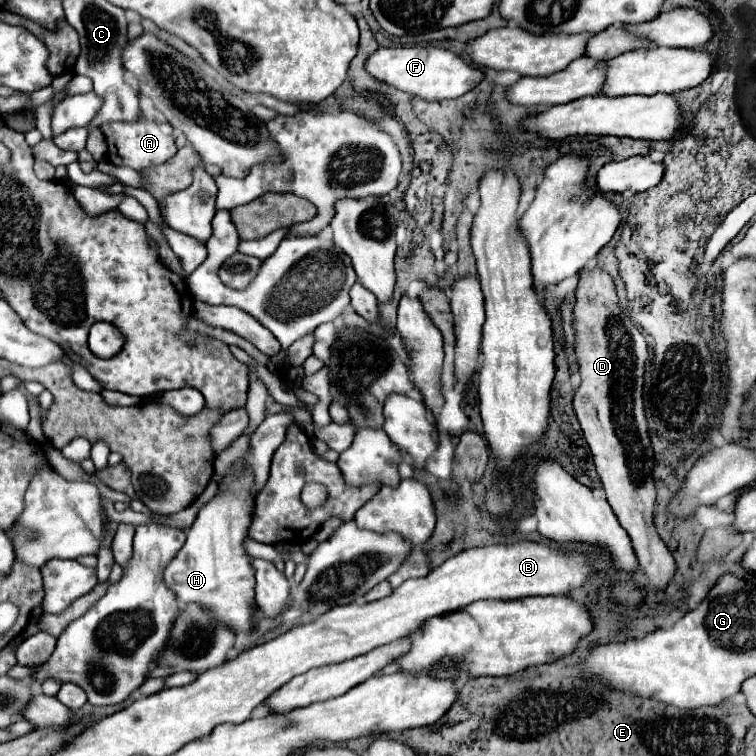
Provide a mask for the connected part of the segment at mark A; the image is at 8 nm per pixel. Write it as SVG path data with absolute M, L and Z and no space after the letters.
M142 117L136 123L112 121L112 123L102 125L100 129L102 129L102 133L106 137L106 143L108 143L108 157L112 157L112 159L118 157L116 161L112 161L114 165L132 167L136 171L142 171L146 167L166 163L176 153L174 133L172 133L172 127L168 123L158 123L158 121L150 121L150 119Z

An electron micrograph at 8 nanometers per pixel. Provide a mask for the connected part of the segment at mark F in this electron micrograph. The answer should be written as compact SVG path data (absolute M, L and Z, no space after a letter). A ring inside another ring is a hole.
M414 45L414 47L378 47L364 63L366 73L382 81L386 85L394 85L396 89L414 95L424 101L440 101L440 99L454 99L468 93L482 81L482 73L464 63L458 55L448 49L434 47L434 45Z

